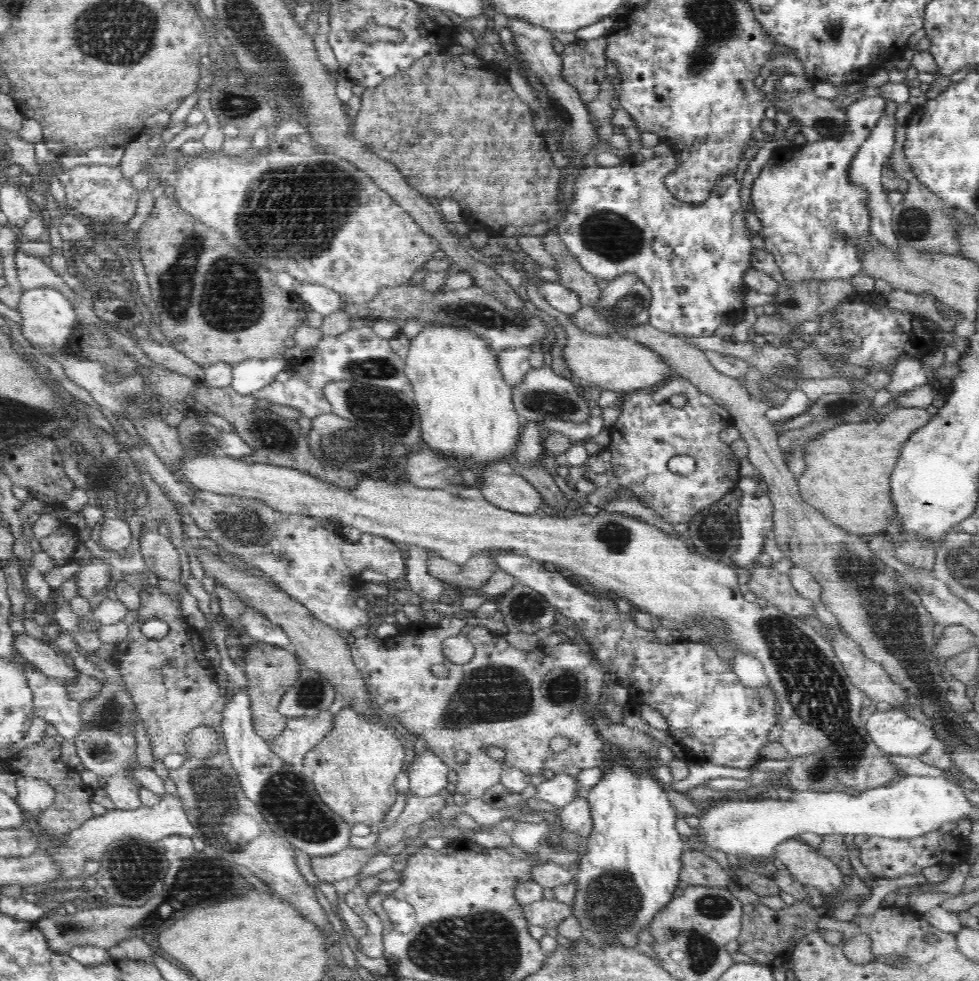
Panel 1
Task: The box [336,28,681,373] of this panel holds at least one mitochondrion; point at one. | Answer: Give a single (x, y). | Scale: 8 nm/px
(610, 235)

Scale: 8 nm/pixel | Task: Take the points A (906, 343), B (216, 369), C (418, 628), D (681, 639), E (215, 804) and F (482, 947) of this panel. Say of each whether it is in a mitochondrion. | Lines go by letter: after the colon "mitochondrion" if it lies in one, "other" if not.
A: other
B: other
C: other
D: other
E: mitochondrion
F: mitochondrion

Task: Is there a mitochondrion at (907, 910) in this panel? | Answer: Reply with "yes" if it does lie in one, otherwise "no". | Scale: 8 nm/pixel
no

